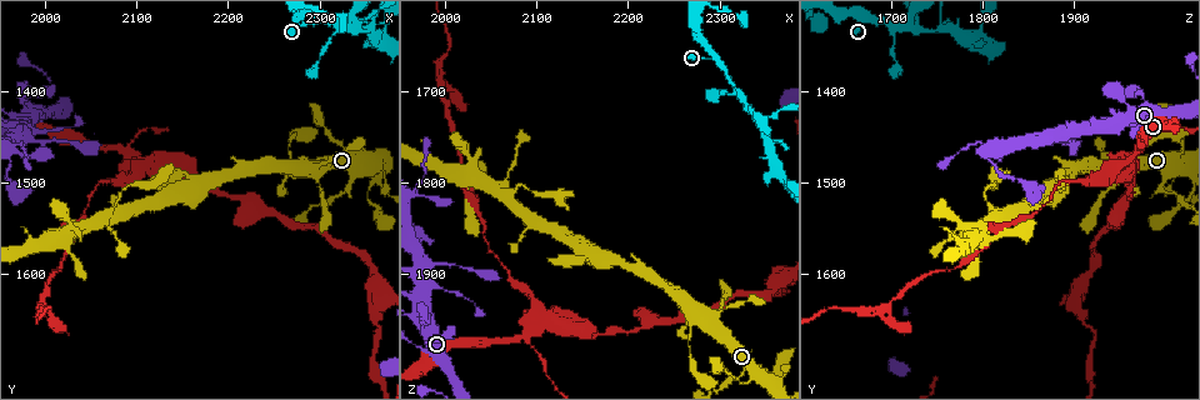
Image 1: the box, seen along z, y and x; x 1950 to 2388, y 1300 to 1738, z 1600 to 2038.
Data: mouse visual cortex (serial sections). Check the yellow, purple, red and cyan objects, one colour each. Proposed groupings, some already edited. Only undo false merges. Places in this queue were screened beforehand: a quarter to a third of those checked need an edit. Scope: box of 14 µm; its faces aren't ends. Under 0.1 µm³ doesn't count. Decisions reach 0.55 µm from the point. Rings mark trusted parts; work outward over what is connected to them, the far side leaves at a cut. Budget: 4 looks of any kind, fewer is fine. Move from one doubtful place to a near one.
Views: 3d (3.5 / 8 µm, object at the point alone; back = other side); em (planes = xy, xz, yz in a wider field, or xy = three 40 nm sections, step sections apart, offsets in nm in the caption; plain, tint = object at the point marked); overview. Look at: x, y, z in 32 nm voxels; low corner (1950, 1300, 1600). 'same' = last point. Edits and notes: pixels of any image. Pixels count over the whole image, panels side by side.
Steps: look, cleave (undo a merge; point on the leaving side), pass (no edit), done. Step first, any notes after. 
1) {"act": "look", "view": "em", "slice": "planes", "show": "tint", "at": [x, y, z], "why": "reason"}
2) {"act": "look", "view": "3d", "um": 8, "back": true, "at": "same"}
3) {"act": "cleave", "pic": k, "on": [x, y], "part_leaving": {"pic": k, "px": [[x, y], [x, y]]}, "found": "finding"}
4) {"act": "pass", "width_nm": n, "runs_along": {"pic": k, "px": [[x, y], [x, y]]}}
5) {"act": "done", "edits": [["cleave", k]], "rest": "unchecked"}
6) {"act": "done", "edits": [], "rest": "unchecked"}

{"act": "look", "view": "3d", "um": 3.5, "at": [2330, 1330, 1715], "why": "four or more arms meet"}

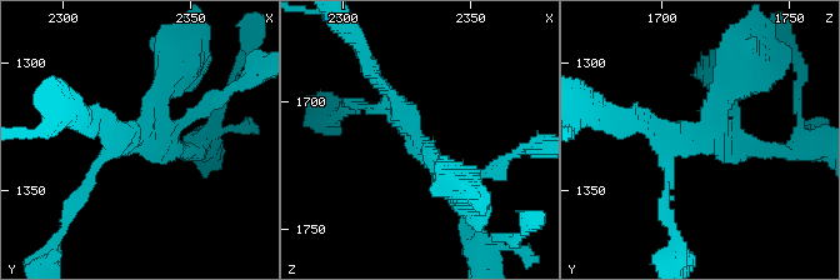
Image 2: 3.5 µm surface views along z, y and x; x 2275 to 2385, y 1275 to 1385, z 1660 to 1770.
{"act": "look", "view": "em", "slice": "planes", "show": "tint", "at": [2331, 1329, 1718], "arms": 4, "arm_widths_nm": [150, 200, 200, 300], "why": "now the EM"}

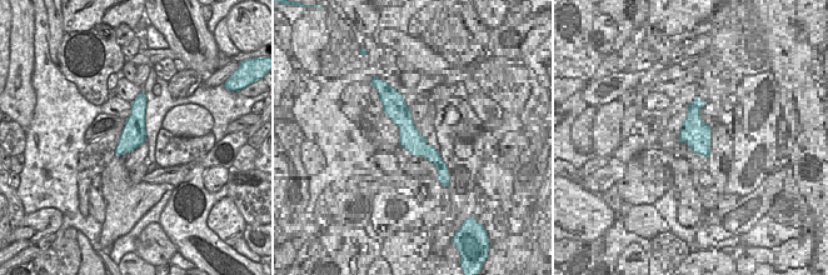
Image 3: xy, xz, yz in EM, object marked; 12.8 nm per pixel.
{"act": "pass", "width_nm": 320, "runs_along": {"pic": 2, "px": [[378, 80], [466, 215]]}, "found": "continuous, no second cell"}

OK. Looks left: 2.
{"act": "look", "view": "3d", "um": 3.5, "at": [2095, 1480, 1955], "why": "small branch off a trunk"}

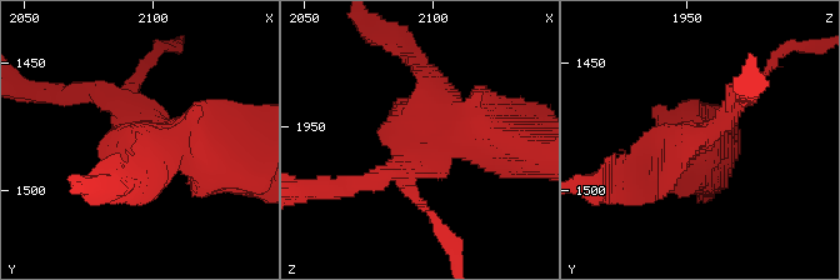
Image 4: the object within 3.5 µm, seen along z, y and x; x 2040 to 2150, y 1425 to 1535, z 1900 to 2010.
{"act": "look", "view": "em", "slice": "xy", "step": 5, "show": "tint", "at": [2098, 1478, 1956]}

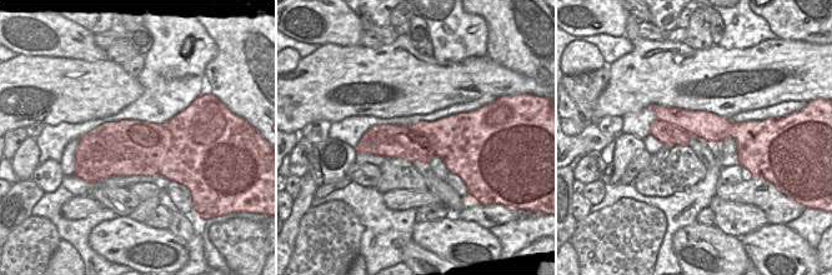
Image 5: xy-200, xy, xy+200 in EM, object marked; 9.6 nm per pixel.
{"act": "cleave", "pic": 4, "on": [651, 181], "width_nm": 380, "found": "a second cell is stuck on"}

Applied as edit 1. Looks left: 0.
{"act": "done", "edits": [["cleave", 4]], "rest": "unchecked"}

